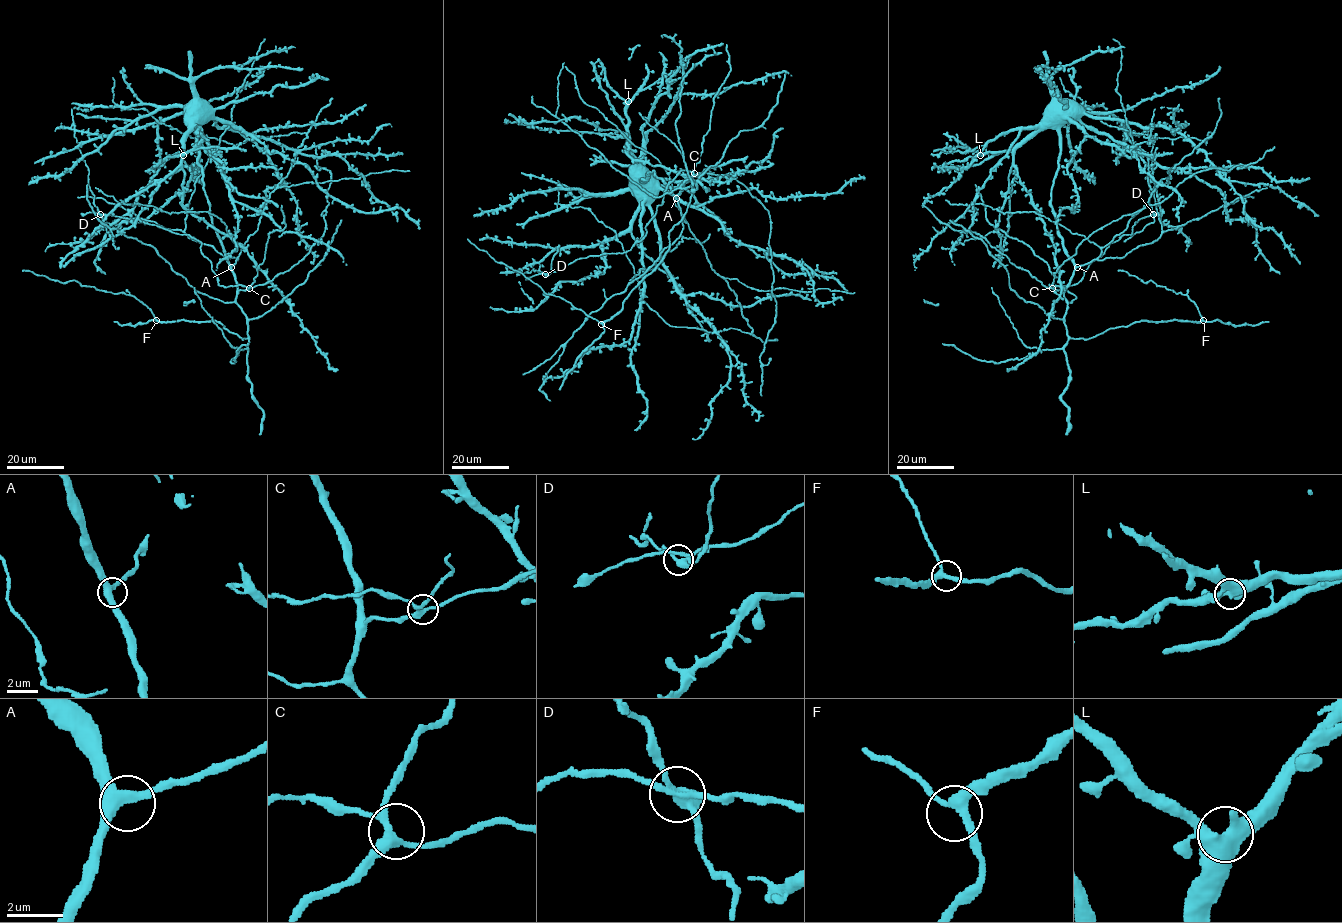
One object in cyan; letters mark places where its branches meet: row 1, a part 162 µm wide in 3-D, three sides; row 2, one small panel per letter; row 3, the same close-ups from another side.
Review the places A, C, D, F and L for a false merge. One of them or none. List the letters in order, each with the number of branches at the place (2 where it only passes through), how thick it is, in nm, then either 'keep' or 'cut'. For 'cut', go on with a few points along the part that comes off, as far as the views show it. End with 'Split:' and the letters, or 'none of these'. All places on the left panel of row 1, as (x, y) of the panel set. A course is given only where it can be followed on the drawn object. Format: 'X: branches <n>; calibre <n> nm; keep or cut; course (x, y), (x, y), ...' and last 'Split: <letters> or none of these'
A: branches 3; calibre 340 nm; keep
C: branches 4; calibre 300 nm; keep
D: branches 4; calibre 360 nm; cut; course (100, 214), (88, 184), (89, 169), (74, 136), (71, 108), (88, 111)
F: branches 3; calibre 300 nm; keep
L: branches 4; calibre 480 nm; keep
Split: D

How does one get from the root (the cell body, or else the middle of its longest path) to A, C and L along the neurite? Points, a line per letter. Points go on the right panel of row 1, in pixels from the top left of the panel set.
A: (1060, 111), (1054, 123), (1059, 131), (1059, 160), (1052, 189), (1051, 207), (1064, 251), (1077, 267)
C: (1060, 111), (1054, 123), (1059, 131), (1059, 160), (1051, 207), (1075, 271), (1063, 290), (1052, 288)
L: (1060, 111), (1046, 126), (1035, 129), (1010, 149), (980, 155)

